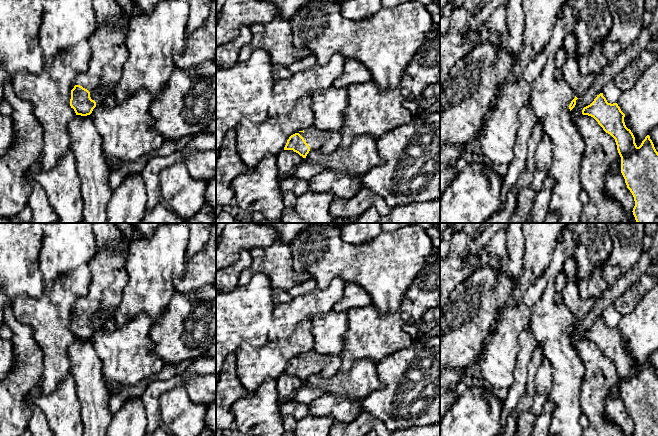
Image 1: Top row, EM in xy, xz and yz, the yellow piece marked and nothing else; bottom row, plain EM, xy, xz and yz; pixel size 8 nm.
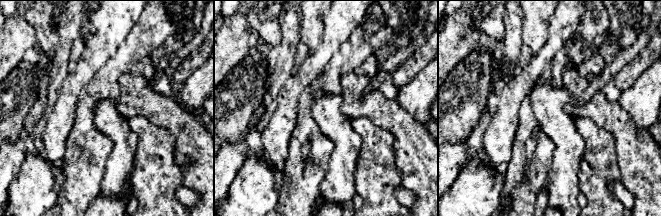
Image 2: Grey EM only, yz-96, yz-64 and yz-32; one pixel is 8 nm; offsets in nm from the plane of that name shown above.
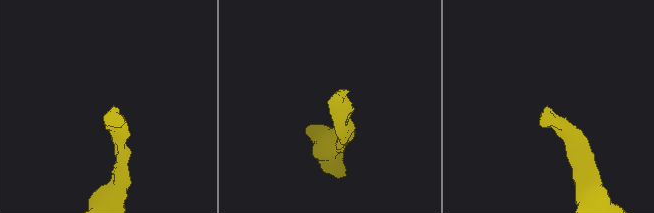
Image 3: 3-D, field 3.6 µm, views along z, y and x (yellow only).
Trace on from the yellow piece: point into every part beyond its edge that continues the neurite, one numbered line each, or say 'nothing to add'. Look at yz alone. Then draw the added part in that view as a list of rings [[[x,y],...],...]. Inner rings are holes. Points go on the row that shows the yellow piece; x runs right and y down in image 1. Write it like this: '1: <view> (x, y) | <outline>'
1: yz (579, 83) | [[[569,34],[564,39],[563,49],[566,52],[566,63],[563,65],[563,79],[570,85],[574,95],[581,97],[595,81],[595,75],[584,76],[579,70],[575,51],[577,49],[577,37]]]

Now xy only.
1: xy (109, 53) | [[[117,0],[123,10],[117,27],[101,25],[88,39],[92,56],[88,70],[81,74],[78,84],[88,91],[116,86],[128,58],[125,38],[130,19],[134,16],[132,0]]]

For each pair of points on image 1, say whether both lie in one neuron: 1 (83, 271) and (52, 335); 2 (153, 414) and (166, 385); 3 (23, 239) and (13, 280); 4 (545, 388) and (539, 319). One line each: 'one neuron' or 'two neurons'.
1: one neuron
2: one neuron
3: one neuron
4: two neurons

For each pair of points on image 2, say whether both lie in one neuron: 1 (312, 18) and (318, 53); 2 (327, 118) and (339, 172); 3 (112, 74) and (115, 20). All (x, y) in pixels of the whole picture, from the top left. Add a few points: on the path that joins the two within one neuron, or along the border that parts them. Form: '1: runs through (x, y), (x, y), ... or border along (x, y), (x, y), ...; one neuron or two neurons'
1: border along (320, 21), (322, 36), (318, 44), (308, 51); two neurons
2: runs through (340, 131), (340, 159); one neuron
3: border along (127, 36), (115, 53), (97, 72); two neurons

